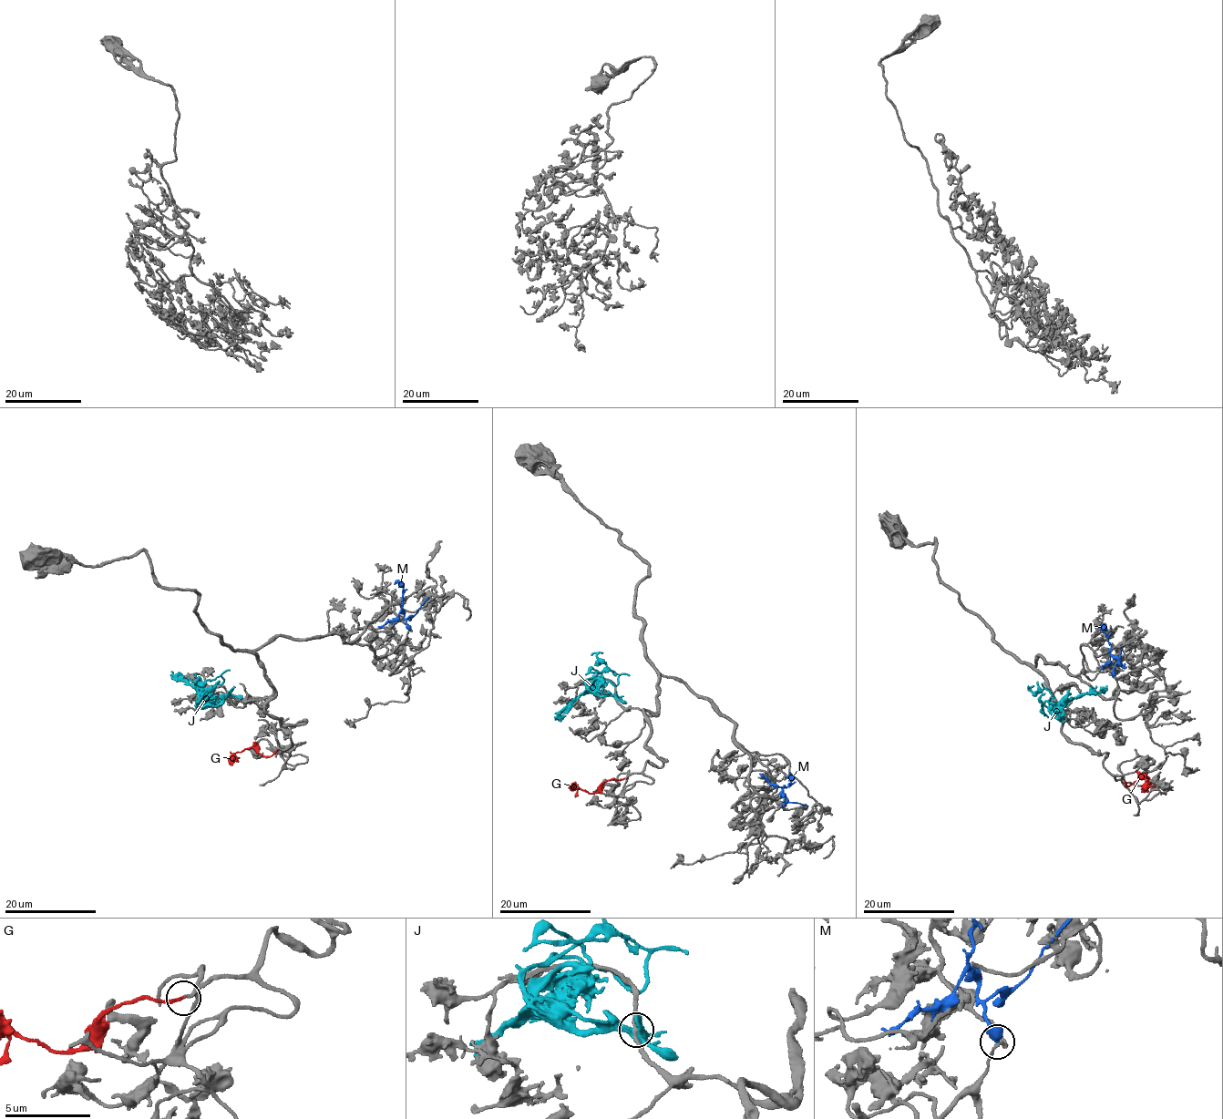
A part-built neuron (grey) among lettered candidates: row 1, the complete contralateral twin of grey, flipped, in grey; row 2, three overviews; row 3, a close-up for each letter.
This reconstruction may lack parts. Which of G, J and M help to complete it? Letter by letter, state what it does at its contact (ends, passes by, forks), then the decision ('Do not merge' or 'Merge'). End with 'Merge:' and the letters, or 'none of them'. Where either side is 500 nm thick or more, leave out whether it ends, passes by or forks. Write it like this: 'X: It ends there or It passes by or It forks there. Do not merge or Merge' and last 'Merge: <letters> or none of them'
G: It ends there. Merge
J: It forks there. Do not merge
M: Do not merge
Merge: G

